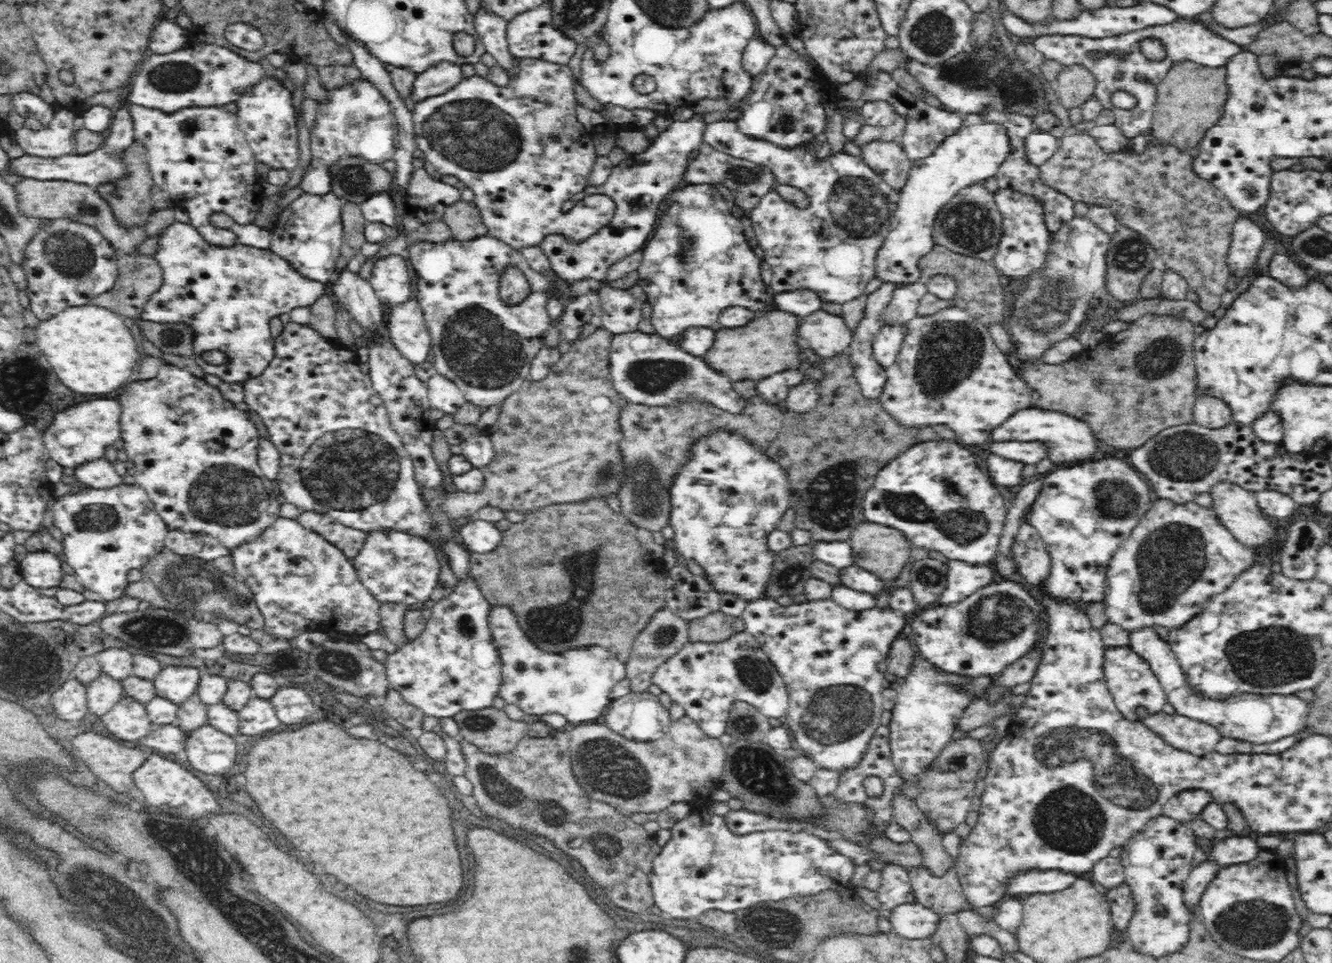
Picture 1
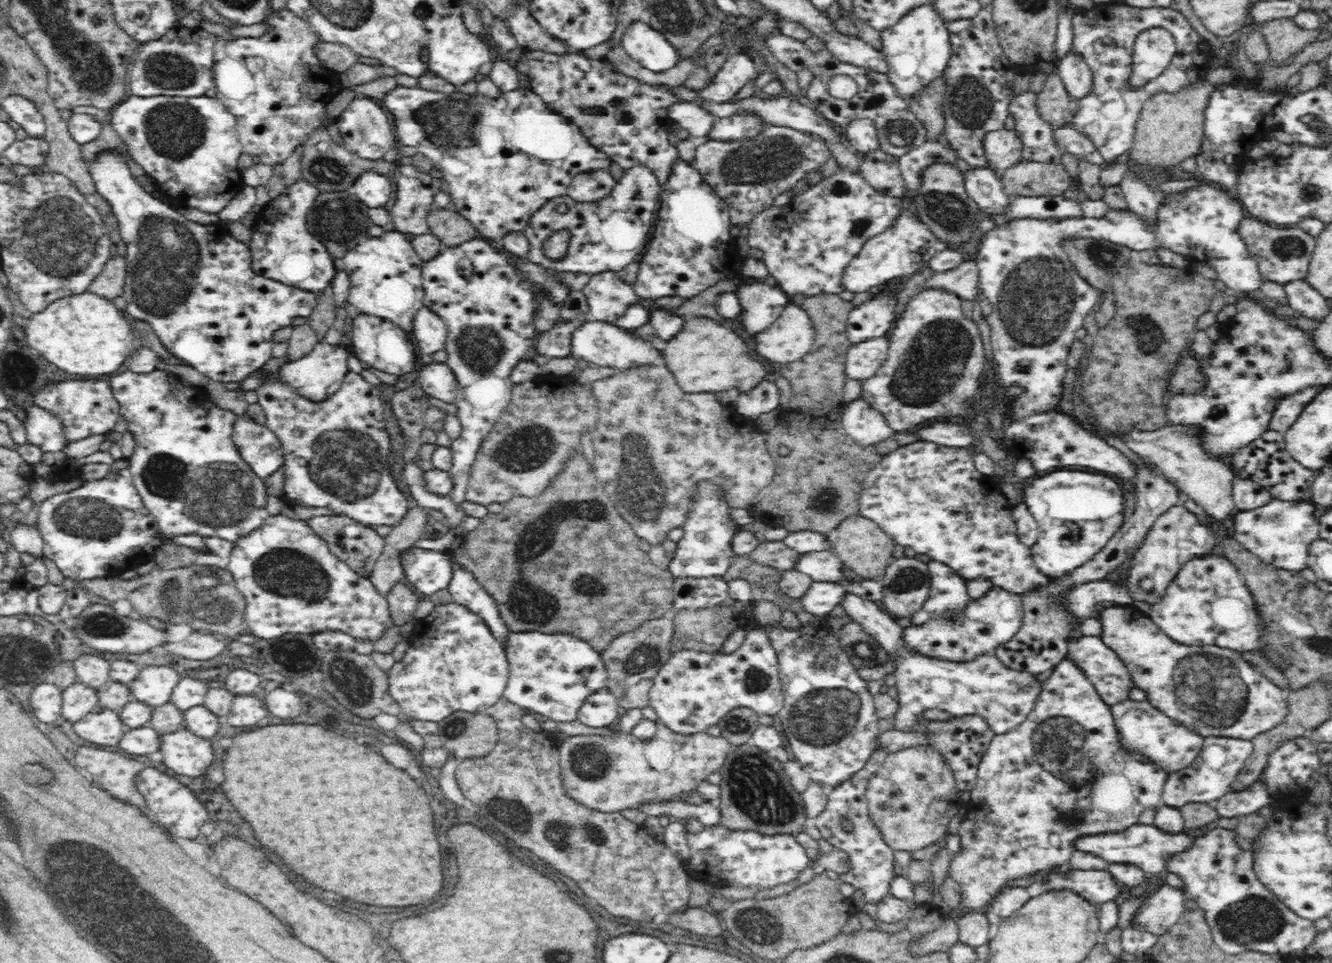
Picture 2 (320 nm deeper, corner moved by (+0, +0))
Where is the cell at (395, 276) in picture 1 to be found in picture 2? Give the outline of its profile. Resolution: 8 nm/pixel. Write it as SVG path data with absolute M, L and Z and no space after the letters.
M386 232L381 234L380 238L369 236L364 241L358 243L354 249L345 252L343 270L350 278L350 295L348 303L353 313L368 314L384 320L388 320L402 327L406 332L412 330L412 320L416 312L424 307L424 290L422 279L423 260L416 254L410 238L401 232Z

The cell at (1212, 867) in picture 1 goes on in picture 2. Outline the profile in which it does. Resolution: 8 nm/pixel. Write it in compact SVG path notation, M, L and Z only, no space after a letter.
M1162 884L1155 894L1140 906L1132 925L1162 935L1182 916L1188 898L1184 889Z

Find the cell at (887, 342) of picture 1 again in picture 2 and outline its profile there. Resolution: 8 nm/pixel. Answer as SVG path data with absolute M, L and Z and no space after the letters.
M886 337L853 344L844 363L846 375L864 381L880 370L880 366L888 359L888 354L889 340Z

